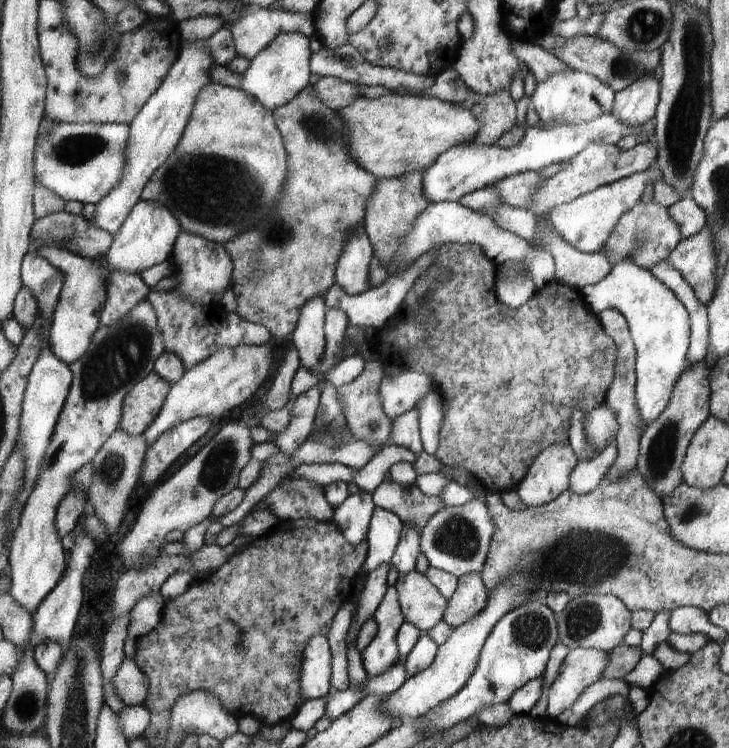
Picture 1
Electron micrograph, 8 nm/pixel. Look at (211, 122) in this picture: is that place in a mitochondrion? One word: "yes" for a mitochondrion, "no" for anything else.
no

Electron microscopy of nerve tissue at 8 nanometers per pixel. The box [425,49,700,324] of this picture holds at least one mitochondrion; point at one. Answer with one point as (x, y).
(620, 69)

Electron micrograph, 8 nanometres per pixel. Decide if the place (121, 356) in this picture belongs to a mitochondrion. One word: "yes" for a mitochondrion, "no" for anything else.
yes

